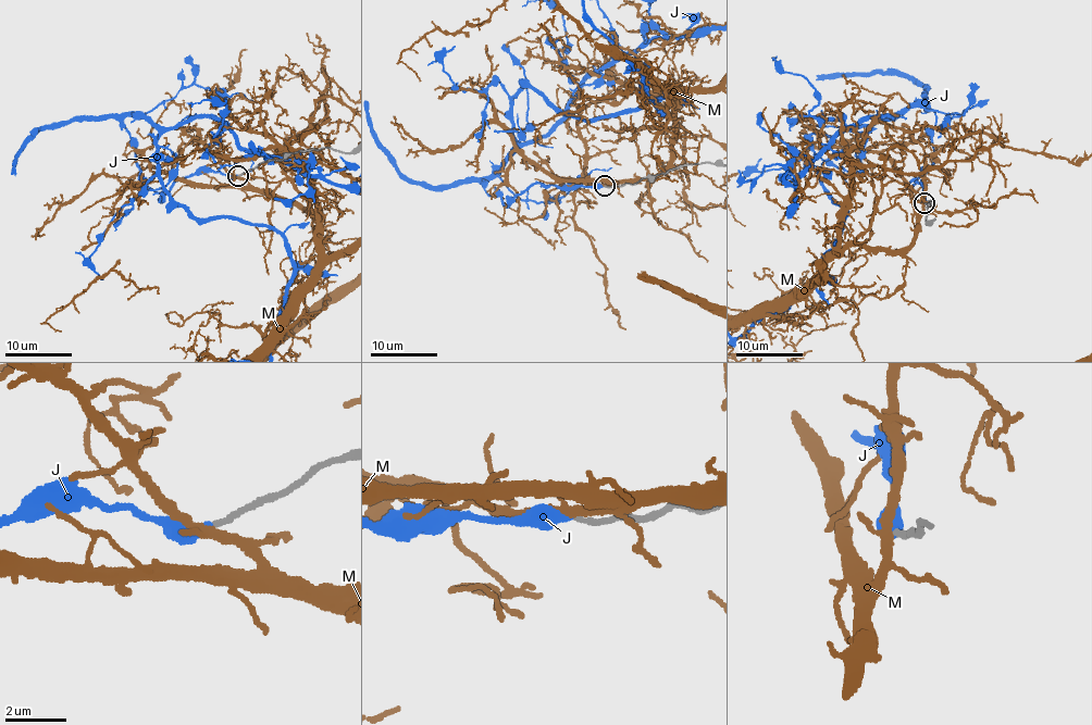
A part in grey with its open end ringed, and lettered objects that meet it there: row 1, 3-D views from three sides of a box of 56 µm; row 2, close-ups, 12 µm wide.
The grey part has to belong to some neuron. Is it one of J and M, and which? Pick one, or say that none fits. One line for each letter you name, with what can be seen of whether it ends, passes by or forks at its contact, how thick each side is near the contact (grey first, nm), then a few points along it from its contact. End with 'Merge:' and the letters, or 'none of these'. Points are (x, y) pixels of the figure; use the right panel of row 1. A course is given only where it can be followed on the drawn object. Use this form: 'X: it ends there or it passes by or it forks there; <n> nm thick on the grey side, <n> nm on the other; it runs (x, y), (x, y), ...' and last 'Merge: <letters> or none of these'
J: it ends there; 190 nm thick on the grey side, 340 nm on the other
Merge: J

